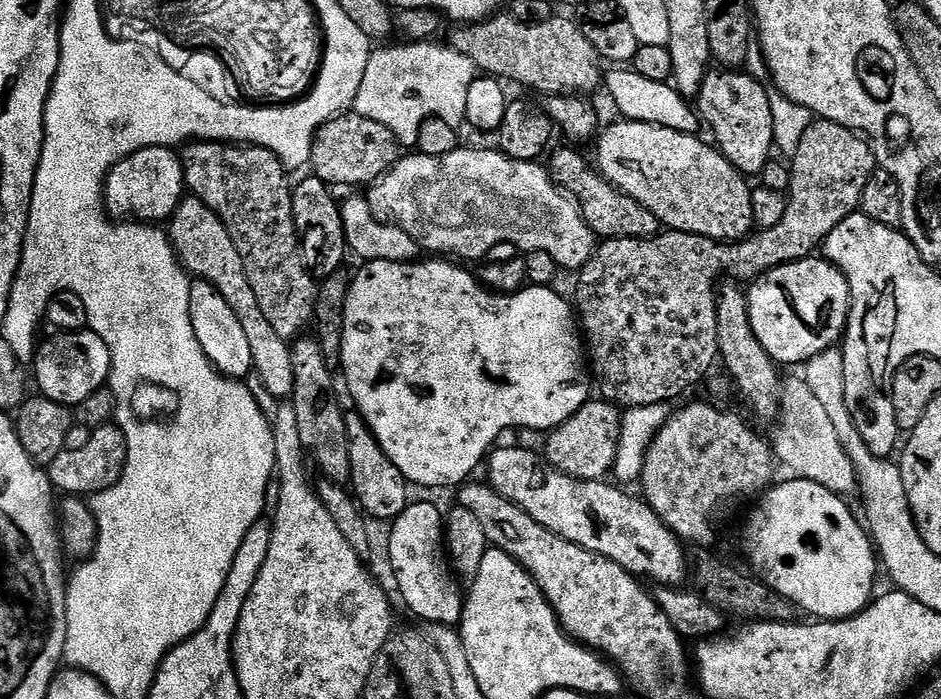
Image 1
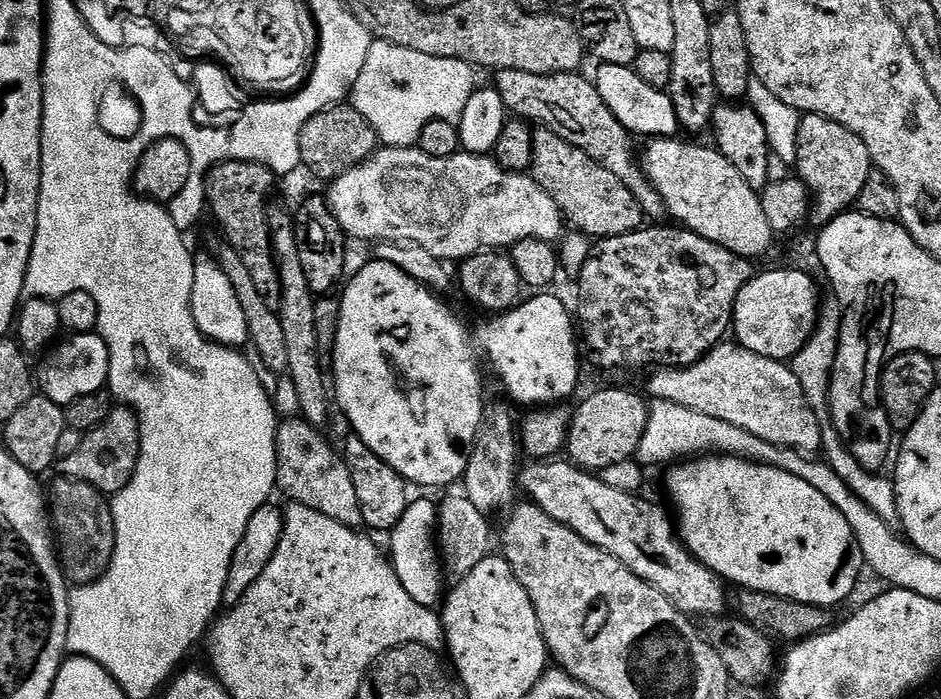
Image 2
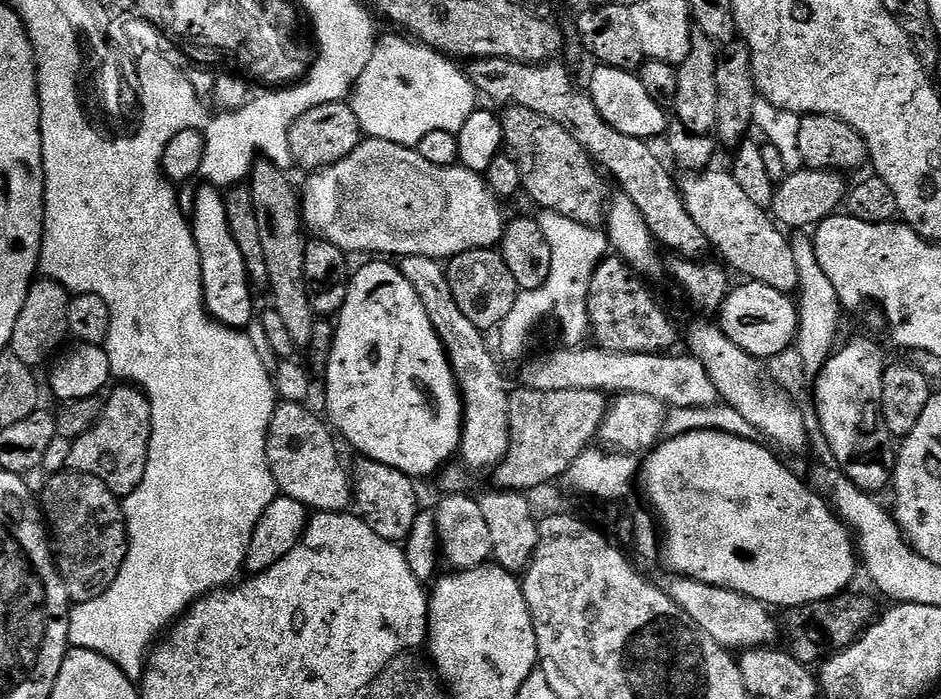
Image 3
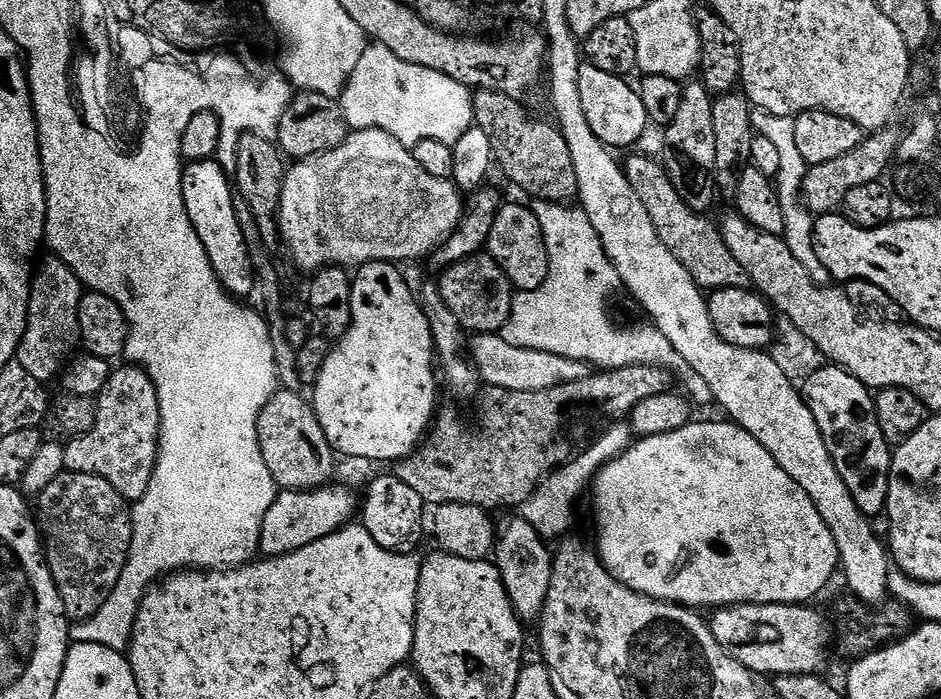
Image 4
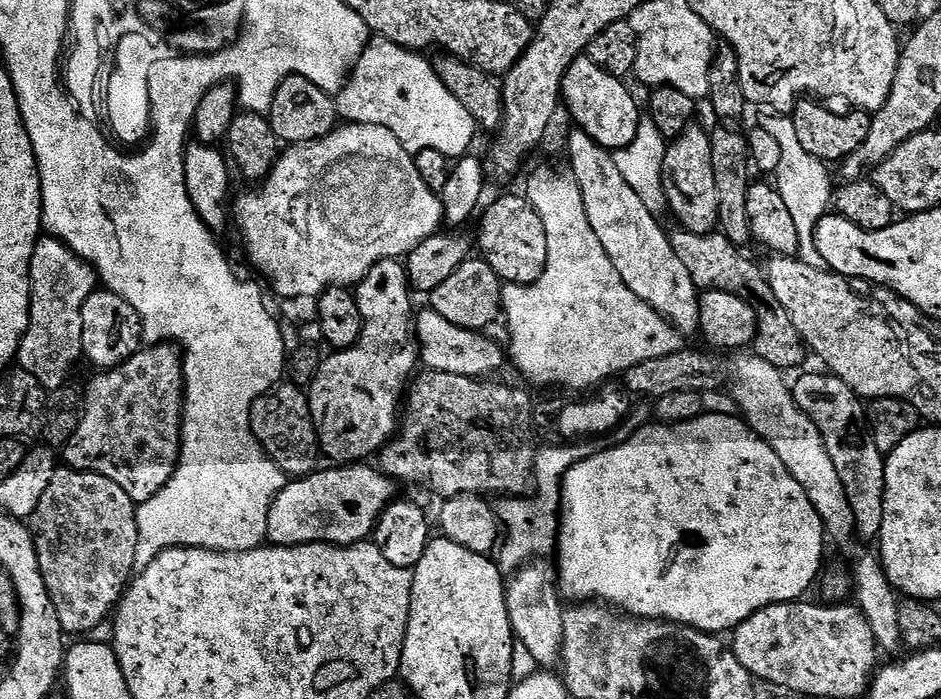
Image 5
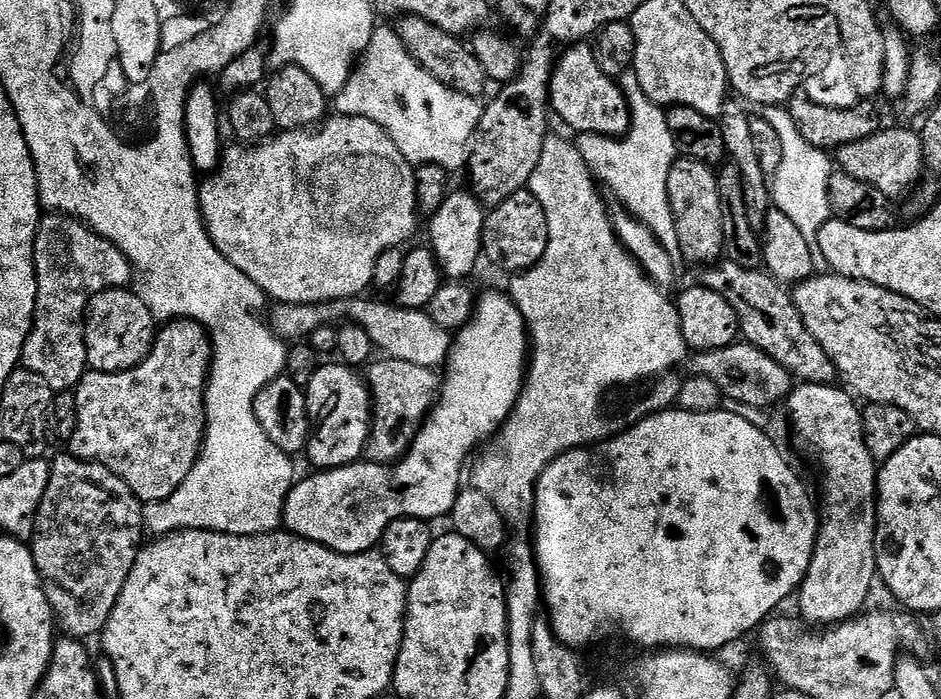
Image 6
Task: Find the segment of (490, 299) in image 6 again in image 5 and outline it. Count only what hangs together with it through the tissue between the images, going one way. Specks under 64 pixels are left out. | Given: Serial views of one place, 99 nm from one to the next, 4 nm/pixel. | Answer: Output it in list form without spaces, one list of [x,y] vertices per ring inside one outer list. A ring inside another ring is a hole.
[[[353,462],[343,466],[328,466],[325,472],[312,472],[309,476],[304,476],[301,480],[285,483],[284,489],[274,498],[274,502],[270,506],[270,518],[268,519],[268,540],[273,545],[289,548],[290,546],[298,546],[299,544],[358,544],[367,541],[369,537],[376,531],[376,524],[380,520],[380,516],[384,513],[385,509],[388,508],[389,504],[392,503],[394,497],[397,495],[397,485],[394,483],[391,476],[385,476],[380,471],[379,467],[372,466],[367,468],[369,465],[364,462]]]

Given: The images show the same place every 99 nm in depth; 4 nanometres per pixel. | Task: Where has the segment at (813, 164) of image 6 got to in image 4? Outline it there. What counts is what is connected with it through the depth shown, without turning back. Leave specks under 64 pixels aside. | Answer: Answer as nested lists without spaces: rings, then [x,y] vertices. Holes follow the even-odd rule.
[[[761,108],[755,109],[752,113],[753,129],[759,135],[770,138],[770,142],[777,148],[782,161],[782,166],[778,166],[778,174],[774,178],[776,192],[780,195],[782,202],[782,214],[786,218],[782,239],[790,246],[790,254],[794,254],[794,258],[798,258],[798,262],[802,262],[802,266],[806,266],[813,282],[828,286],[833,283],[832,275],[830,270],[826,270],[826,266],[822,266],[822,258],[818,258],[818,250],[814,250],[814,216],[804,205],[800,195],[802,182],[806,178],[810,166],[798,151],[798,142],[794,139],[795,125],[796,121],[791,116],[775,116]]]

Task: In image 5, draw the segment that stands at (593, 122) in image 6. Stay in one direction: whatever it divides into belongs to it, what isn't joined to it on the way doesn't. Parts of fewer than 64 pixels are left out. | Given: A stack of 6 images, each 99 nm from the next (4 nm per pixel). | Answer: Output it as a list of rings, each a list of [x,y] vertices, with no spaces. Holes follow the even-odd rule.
[[[588,55],[579,56],[566,70],[560,87],[563,107],[568,107],[579,131],[590,134],[594,142],[609,150],[625,148],[634,142],[642,119],[642,108],[636,105],[632,92],[619,76],[611,76],[602,70]]]

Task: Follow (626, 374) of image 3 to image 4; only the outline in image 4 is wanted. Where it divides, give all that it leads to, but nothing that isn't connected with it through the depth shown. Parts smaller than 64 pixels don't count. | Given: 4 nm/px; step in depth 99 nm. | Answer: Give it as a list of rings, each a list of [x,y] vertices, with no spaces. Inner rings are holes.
[[[485,332],[471,337],[470,359],[476,365],[480,379],[489,388],[533,392],[534,390],[554,390],[566,382],[578,382],[590,374],[589,365],[582,360],[562,358],[562,354],[550,354],[546,350],[530,350],[522,346],[510,346],[503,335]]]

